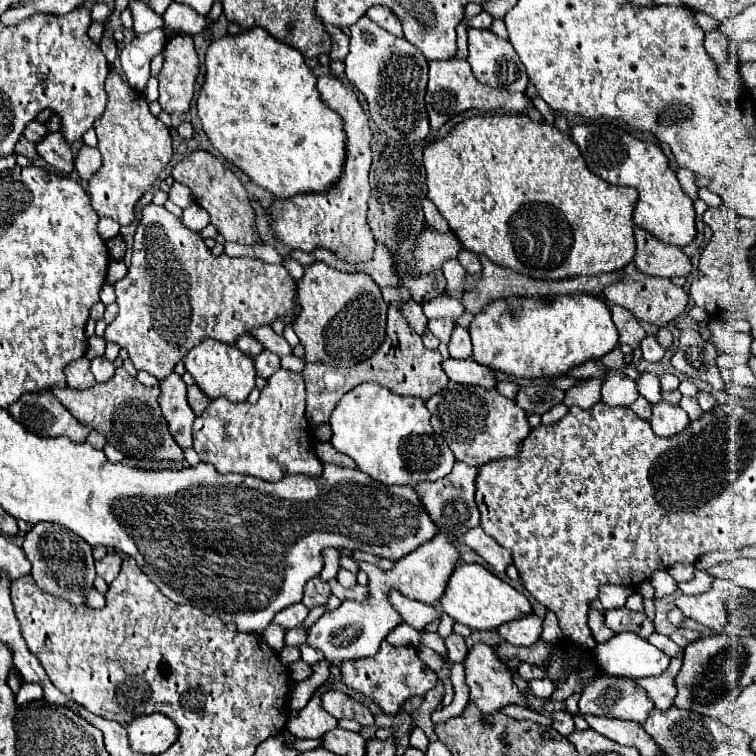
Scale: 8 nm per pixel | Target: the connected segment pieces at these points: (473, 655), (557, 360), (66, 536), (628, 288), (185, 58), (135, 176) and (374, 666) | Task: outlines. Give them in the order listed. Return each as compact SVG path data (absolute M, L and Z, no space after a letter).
M475 643L473 649L469 649L469 653L463 659L463 667L465 667L465 683L469 687L469 703L473 703L479 711L483 713L495 713L499 711L503 705L509 703L517 703L517 705L527 705L525 697L519 693L517 685L513 683L511 671L505 667L505 663L501 663L493 649L485 643Z
M509 297L489 303L481 315L469 325L473 341L473 359L495 371L501 371L513 379L539 379L539 377L561 377L571 367L577 367L589 359L601 359L617 345L617 327L603 301L593 297L557 297L557 301L533 301L531 297Z
M37 523L23 539L23 551L33 563L33 579L41 591L51 593L53 597L65 599L71 605L85 605L87 593L93 589L95 581L95 559L91 553L91 545L85 539L71 539L69 529L57 523Z
M633 273L633 275L625 277L621 283L609 285L609 289L605 289L605 297L609 297L611 303L631 311L637 317L637 321L655 323L655 325L671 323L687 307L687 293L681 287L673 285L671 279L649 277L643 273Z
M185 33L167 37L163 47L163 69L159 75L159 103L167 113L185 113L193 99L195 77L199 73L199 59L195 55L193 39Z
M111 71L111 75L107 77L105 89L107 89L109 103L107 103L103 115L95 123L95 133L97 133L97 139L99 139L97 149L101 151L103 165L89 179L89 197L91 197L91 205L93 205L97 215L105 215L109 219L115 219L119 225L129 225L135 219L137 201L153 187L159 173L171 161L171 155L173 155L171 135L169 135L169 129L155 115L151 115L143 93L137 93L135 89L129 89L127 81L123 81L115 71Z
M381 641L381 647L375 657L361 661L341 663L341 683L349 689L367 695L373 703L381 707L387 715L399 715L405 699L413 695L423 695L437 685L437 673L431 671L419 657L413 647L393 647L387 641Z

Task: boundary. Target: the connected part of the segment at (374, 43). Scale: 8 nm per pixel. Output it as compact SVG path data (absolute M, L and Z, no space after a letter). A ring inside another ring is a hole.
M367 15L351 27L351 47L345 57L345 77L355 85L369 103L371 119L377 129L395 141L419 141L429 135L429 117L425 111L427 59L407 39L399 39L381 29Z

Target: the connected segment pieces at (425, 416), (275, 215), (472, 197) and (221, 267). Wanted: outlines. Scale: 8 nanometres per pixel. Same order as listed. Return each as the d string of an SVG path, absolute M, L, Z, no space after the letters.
M361 383L349 393L343 395L343 399L337 403L337 407L331 413L329 425L333 431L331 445L339 451L349 455L357 467L373 477L375 481L383 485L417 485L423 481L437 481L445 477L455 463L455 457L447 443L437 441L437 435L429 423L429 411L425 407L425 401L419 397L405 397L389 391L383 385L377 383Z
M323 75L317 77L317 89L321 99L329 109L333 109L343 119L345 131L345 163L343 173L335 185L323 193L301 193L287 199L275 197L267 209L269 229L275 233L283 245L291 249L301 249L313 253L317 247L329 249L337 259L347 263L367 263L373 259L375 239L367 223L367 201L371 197L371 185L367 181L371 169L371 129L365 111L361 109L357 95L351 87L345 87L337 77Z
M491 115L491 117L471 117L461 121L445 139L431 143L423 151L423 165L427 171L427 197L439 209L439 213L447 219L453 235L463 243L465 249L473 253L487 255L493 263L503 269L513 269L533 279L567 279L579 275L601 275L609 271L619 271L633 261L635 255L635 235L633 235L633 207L637 201L637 189L619 187L603 181L595 173L591 173L577 149L577 145L569 139L567 133L561 133L555 125L545 125L543 121L531 121L527 115Z
M153 203L141 211L141 221L133 241L131 267L127 277L115 283L115 295L119 315L107 325L103 339L127 349L129 359L137 369L145 369L159 379L173 373L175 365L207 337L235 345L241 335L251 333L261 325L271 325L279 317L285 325L291 325L297 315L295 281L283 265L267 265L257 259L229 257L225 253L215 257L199 233L189 231L179 217Z

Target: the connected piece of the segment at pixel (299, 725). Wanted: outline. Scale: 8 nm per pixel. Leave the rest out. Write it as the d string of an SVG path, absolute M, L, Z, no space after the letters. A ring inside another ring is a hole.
M317 691L311 697L311 701L301 709L299 717L288 720L286 729L301 739L319 739L331 727L337 727L337 719L329 717L329 713L321 709L319 697L321 697L321 691Z

